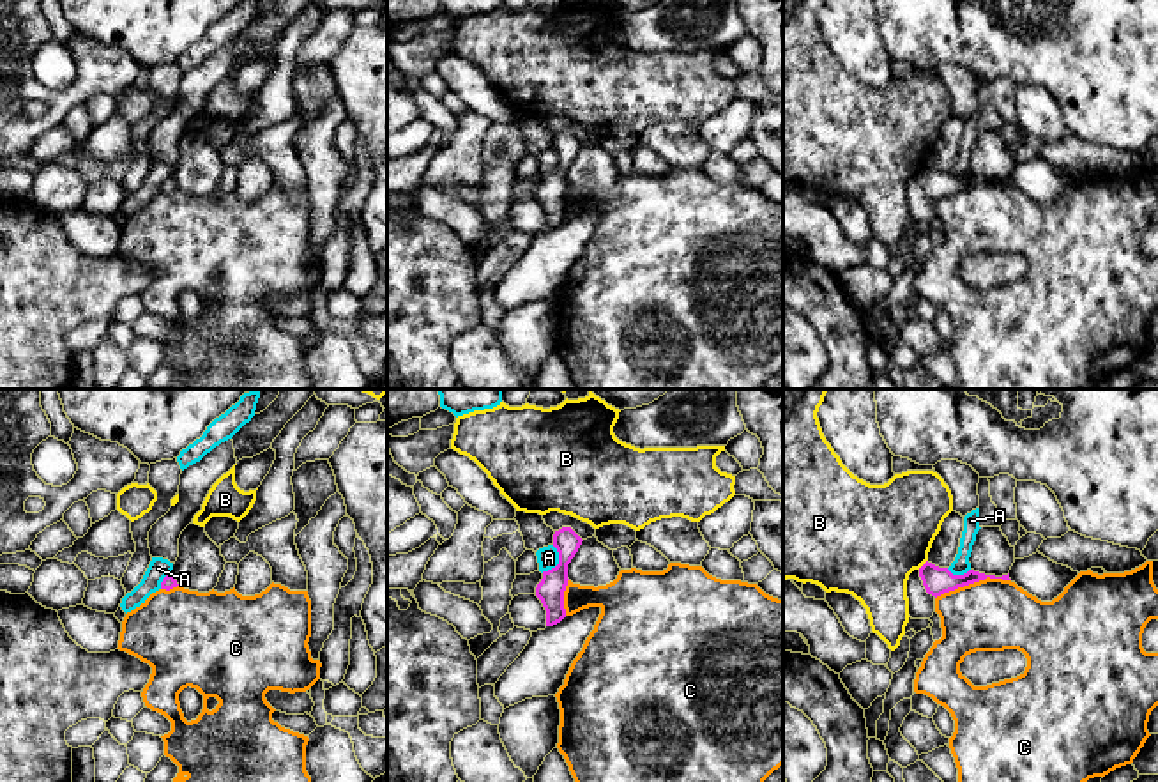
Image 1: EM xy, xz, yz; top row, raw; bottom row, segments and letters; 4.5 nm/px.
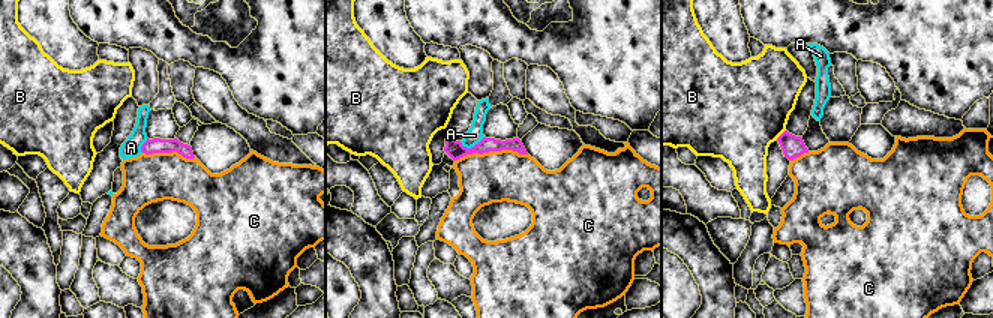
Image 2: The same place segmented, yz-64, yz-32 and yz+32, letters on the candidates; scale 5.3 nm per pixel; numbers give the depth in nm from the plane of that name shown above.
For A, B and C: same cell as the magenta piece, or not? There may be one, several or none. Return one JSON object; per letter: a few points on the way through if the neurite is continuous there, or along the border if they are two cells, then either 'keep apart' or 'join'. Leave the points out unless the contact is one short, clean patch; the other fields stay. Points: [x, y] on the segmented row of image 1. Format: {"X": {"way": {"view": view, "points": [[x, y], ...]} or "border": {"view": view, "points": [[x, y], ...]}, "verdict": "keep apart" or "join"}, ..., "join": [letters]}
{"A": {"verdict": "keep apart"}, "B": {"verdict": "keep apart"}, "C": {"verdict": "keep apart"}, "join": []}

